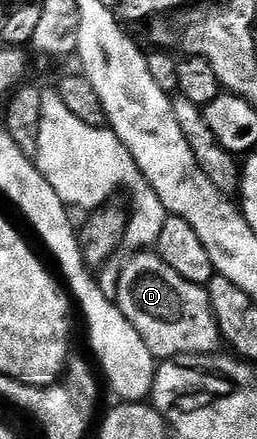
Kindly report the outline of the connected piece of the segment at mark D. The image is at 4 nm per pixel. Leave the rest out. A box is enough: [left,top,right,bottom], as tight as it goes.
[115,250,222,362]

